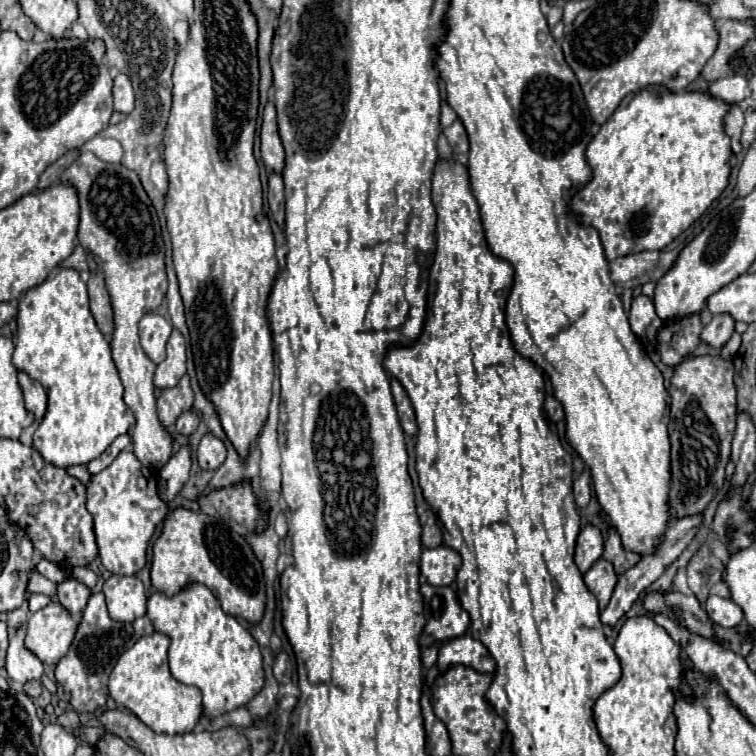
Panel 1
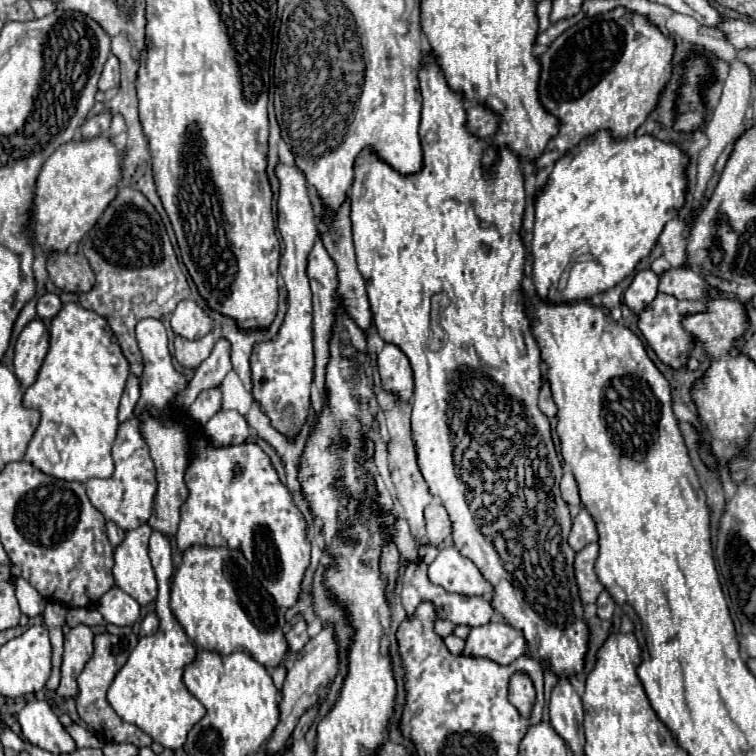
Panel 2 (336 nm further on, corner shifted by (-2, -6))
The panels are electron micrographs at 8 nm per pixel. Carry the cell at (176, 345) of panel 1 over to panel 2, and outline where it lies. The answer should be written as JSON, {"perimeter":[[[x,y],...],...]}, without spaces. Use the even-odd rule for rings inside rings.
{"perimeter":[[[183,300],[171,316],[171,328],[181,338],[203,338],[211,332],[211,320],[193,300]]]}

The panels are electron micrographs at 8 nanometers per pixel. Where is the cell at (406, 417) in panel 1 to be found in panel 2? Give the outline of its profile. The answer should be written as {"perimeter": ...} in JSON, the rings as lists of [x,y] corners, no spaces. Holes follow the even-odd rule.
{"perimeter":[[[385,344],[383,352],[377,356],[377,366],[383,390],[409,402],[413,396],[413,372],[407,356],[397,346]]]}

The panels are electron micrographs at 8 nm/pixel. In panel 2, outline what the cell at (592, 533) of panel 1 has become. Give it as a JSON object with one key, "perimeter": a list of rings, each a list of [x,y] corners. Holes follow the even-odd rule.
{"perimeter":[[[581,510],[579,516],[573,518],[573,528],[569,534],[569,546],[575,552],[579,552],[579,550],[583,550],[583,546],[597,542],[597,540],[599,540],[599,534],[597,534],[593,518],[589,516],[587,510]]]}

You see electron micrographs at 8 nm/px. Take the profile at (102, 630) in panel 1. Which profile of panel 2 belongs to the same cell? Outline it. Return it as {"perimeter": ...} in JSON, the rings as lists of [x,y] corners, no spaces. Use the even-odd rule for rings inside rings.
{"perimeter":[[[101,632],[101,634],[95,636],[93,644],[95,644],[95,652],[93,652],[91,660],[85,664],[83,672],[77,678],[77,686],[79,686],[77,712],[79,712],[81,720],[89,726],[89,730],[99,734],[105,742],[129,742],[129,744],[135,744],[135,746],[151,746],[153,740],[143,730],[139,730],[135,724],[127,724],[125,720],[121,720],[105,698],[107,688],[111,686],[115,674],[119,672],[119,668],[127,660],[127,654],[123,654],[123,650],[119,646],[119,636],[109,634],[109,632]]]}

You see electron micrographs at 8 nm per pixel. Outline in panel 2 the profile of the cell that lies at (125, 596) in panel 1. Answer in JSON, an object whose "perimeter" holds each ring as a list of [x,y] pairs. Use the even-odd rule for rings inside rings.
{"perimeter":[[[117,586],[99,598],[97,610],[101,612],[103,620],[113,626],[133,626],[141,616],[139,602]]]}

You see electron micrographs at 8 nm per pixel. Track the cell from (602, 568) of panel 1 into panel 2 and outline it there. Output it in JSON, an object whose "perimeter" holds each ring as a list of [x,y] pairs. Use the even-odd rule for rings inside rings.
{"perimeter":[[[593,542],[593,544],[585,546],[575,558],[575,578],[577,578],[577,586],[579,586],[583,604],[597,602],[597,598],[603,590],[603,584],[599,582],[599,578],[593,570],[597,556],[599,556],[599,544]]]}

